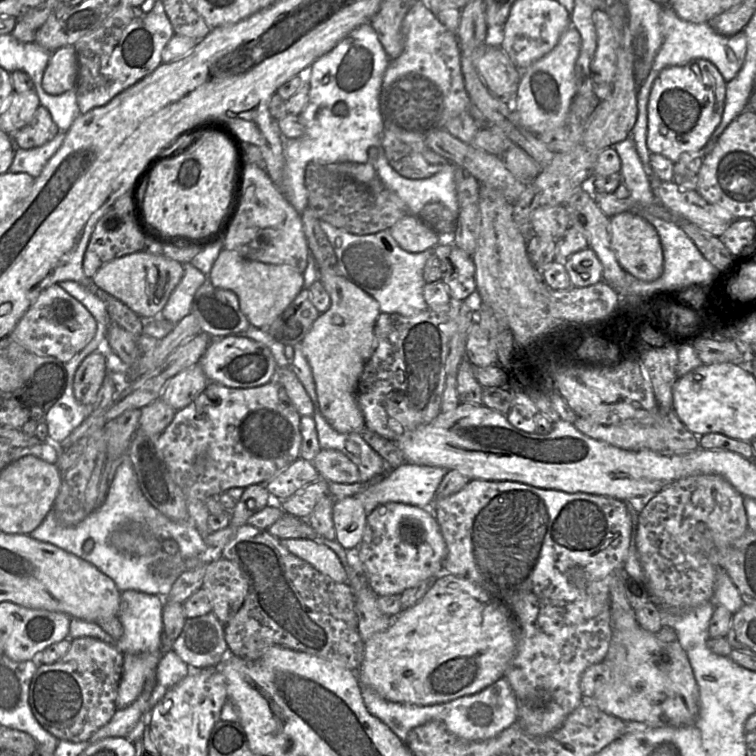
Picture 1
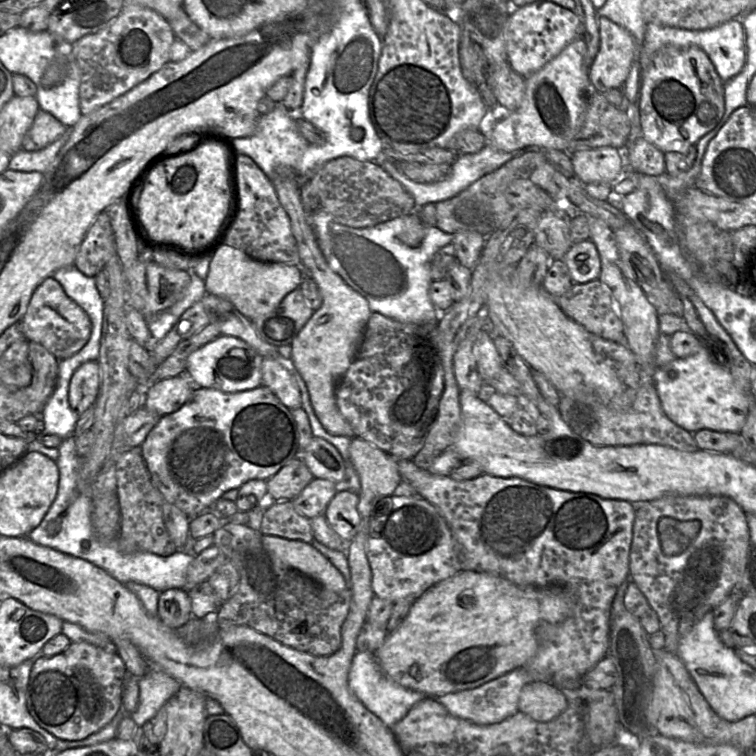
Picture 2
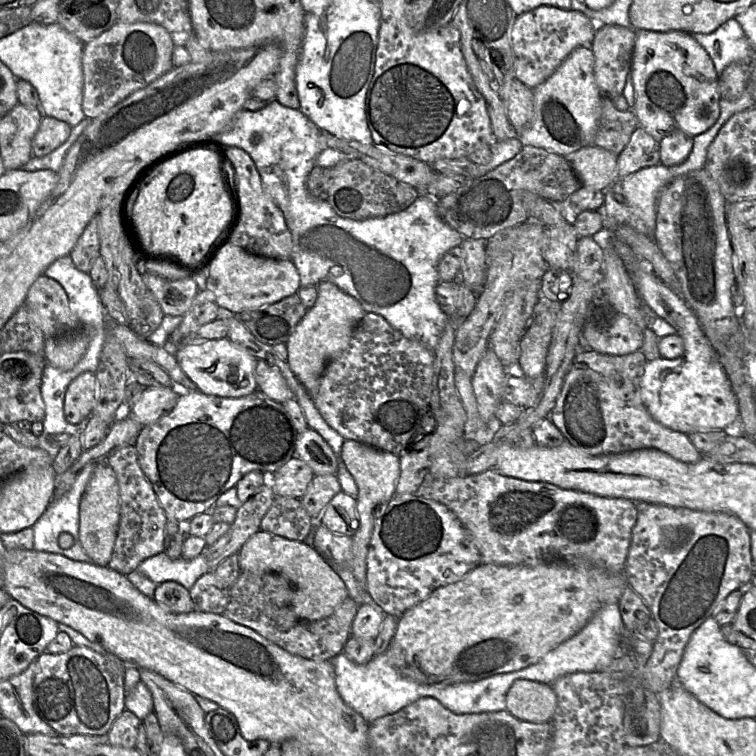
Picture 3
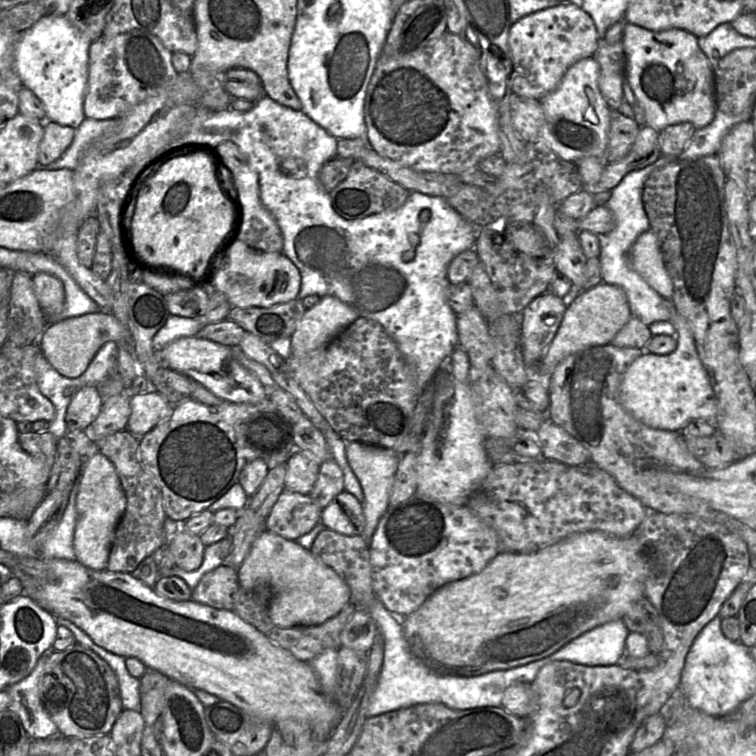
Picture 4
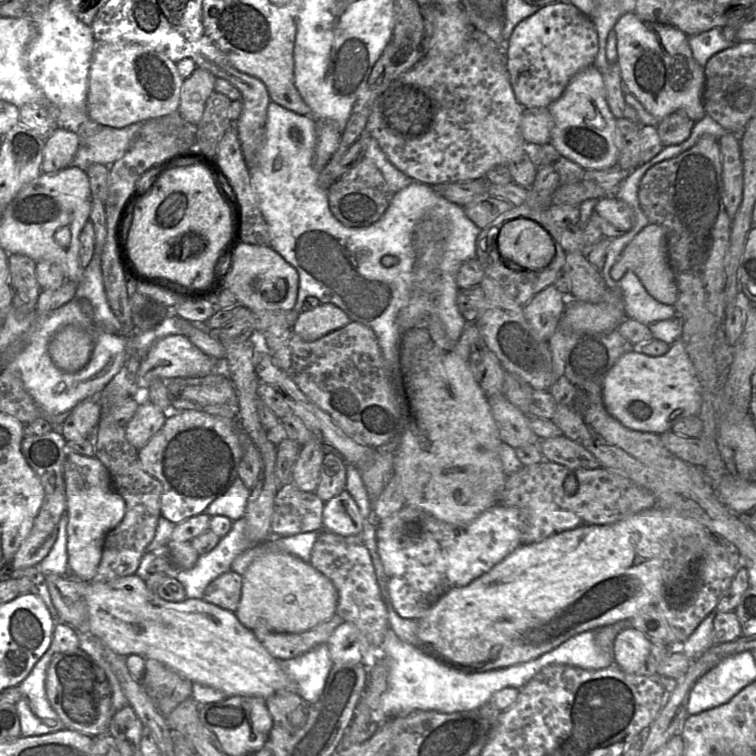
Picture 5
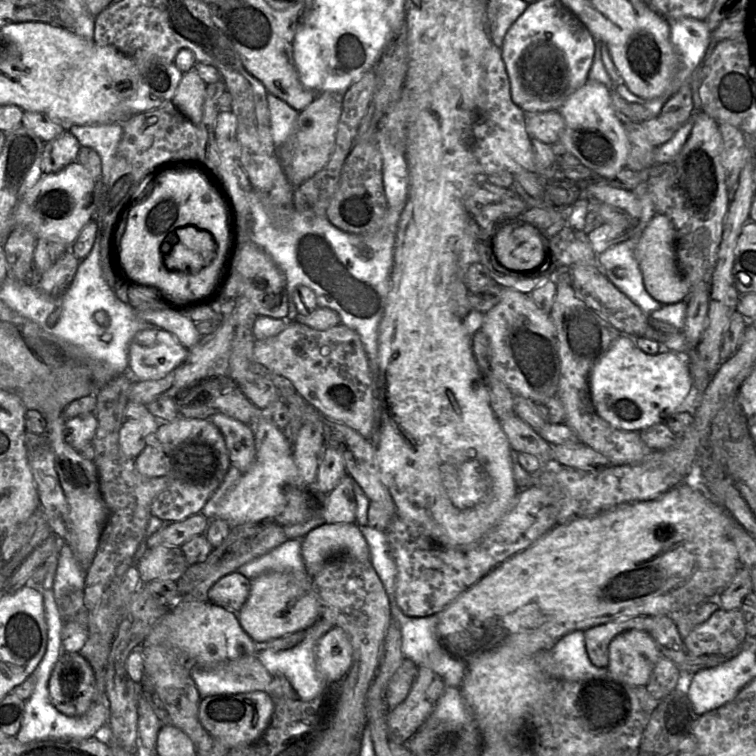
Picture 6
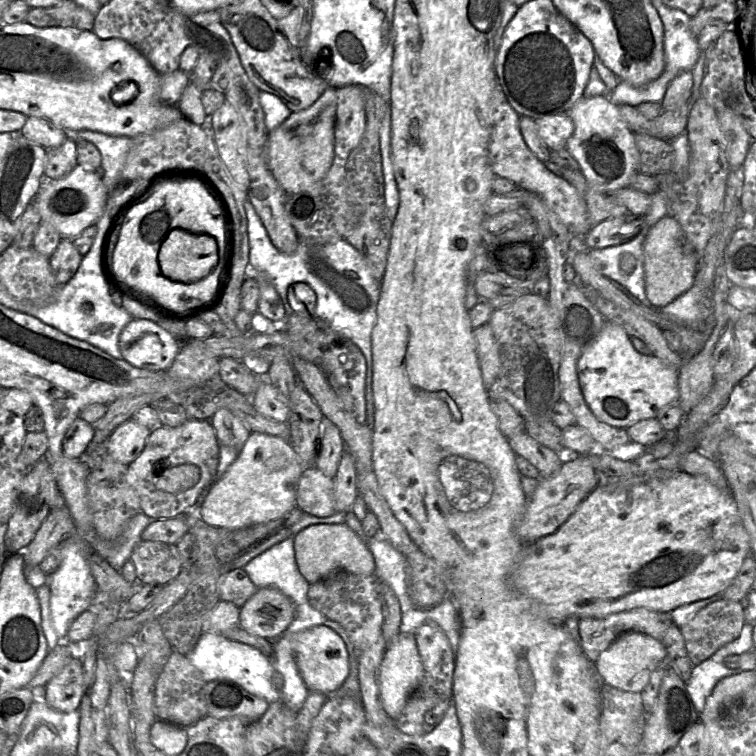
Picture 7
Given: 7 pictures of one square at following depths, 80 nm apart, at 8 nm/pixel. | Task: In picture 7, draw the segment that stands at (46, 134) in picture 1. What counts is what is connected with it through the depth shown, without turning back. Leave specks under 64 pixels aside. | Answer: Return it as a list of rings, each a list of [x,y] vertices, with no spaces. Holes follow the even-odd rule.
[[[69,136],[58,147],[46,149],[47,163],[44,171],[45,179],[58,180],[67,176],[77,163],[77,140]]]

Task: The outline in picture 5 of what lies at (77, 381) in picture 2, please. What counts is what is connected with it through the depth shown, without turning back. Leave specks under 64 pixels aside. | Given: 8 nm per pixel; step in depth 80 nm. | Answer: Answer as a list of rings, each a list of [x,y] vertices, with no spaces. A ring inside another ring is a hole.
[[[96,398],[80,402],[62,423],[62,435],[67,442],[91,437],[98,425],[100,414],[101,407]]]

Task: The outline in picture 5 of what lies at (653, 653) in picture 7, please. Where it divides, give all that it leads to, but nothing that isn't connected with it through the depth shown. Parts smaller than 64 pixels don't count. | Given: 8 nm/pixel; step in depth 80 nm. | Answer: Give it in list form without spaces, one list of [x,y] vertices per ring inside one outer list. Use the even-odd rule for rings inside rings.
[[[627,627],[614,641],[614,664],[627,673],[643,673],[652,641],[643,632]]]

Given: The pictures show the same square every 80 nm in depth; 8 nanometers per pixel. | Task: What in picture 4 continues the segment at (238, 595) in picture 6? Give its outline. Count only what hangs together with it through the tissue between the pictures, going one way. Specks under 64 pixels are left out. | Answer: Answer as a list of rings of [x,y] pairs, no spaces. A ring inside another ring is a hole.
[[[222,565],[206,573],[192,591],[192,599],[207,606],[232,611],[239,585],[236,569]]]

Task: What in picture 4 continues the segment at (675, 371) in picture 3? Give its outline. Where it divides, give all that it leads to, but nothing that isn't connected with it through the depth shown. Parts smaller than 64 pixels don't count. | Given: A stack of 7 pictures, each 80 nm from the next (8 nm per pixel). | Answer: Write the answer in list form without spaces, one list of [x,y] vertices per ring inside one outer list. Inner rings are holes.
[[[672,300],[668,301],[671,303],[672,314],[669,321],[677,330],[676,349],[667,355],[644,353],[638,357],[624,375],[619,397],[625,409],[645,425],[655,429],[680,431],[694,419],[712,423],[716,415],[717,401],[710,376],[699,358],[691,328],[675,309]]]

